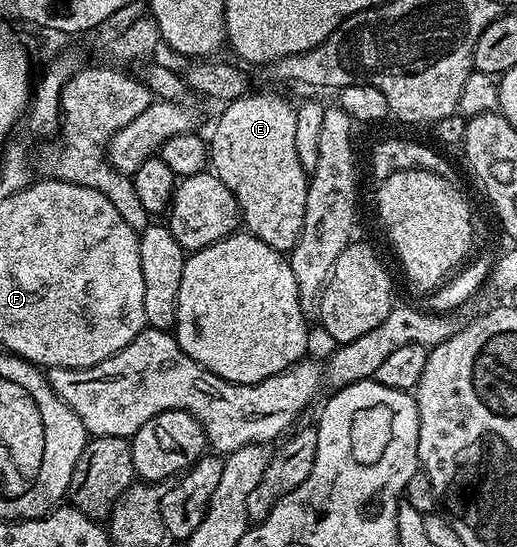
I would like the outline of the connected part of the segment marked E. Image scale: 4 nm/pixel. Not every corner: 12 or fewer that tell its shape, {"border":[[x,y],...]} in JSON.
{"border":[[231,100],[208,164],[249,235],[288,254],[310,181],[296,108]]}

